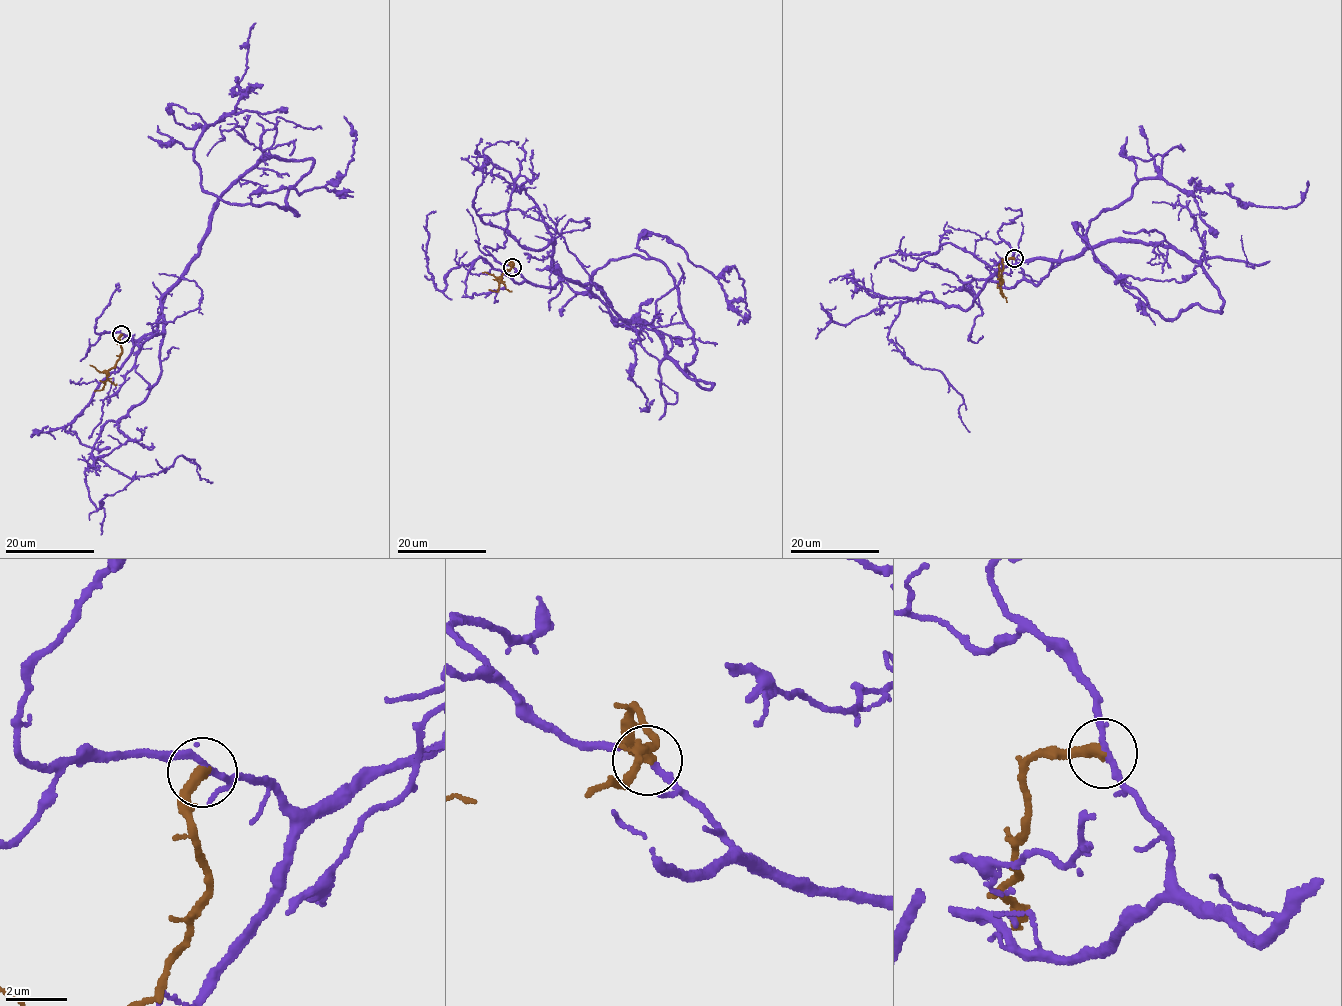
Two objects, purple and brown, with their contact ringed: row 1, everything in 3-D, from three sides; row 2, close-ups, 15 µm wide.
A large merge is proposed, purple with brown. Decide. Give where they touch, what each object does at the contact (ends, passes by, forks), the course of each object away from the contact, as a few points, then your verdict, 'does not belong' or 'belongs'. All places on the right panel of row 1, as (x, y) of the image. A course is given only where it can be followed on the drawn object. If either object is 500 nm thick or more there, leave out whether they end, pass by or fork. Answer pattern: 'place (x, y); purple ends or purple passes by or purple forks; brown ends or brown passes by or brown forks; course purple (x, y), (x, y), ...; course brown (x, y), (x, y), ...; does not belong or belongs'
place (1014, 258); purple passes by; brown ends; course purple (1013, 258), (1035, 285), (1152, 242), (1220, 312), (1163, 319), (1089, 223), (1152, 178), (1281, 208), (1308, 181); course brown (1013, 258), (1002, 261), (998, 278), (1002, 296), (999, 292); does not belong

